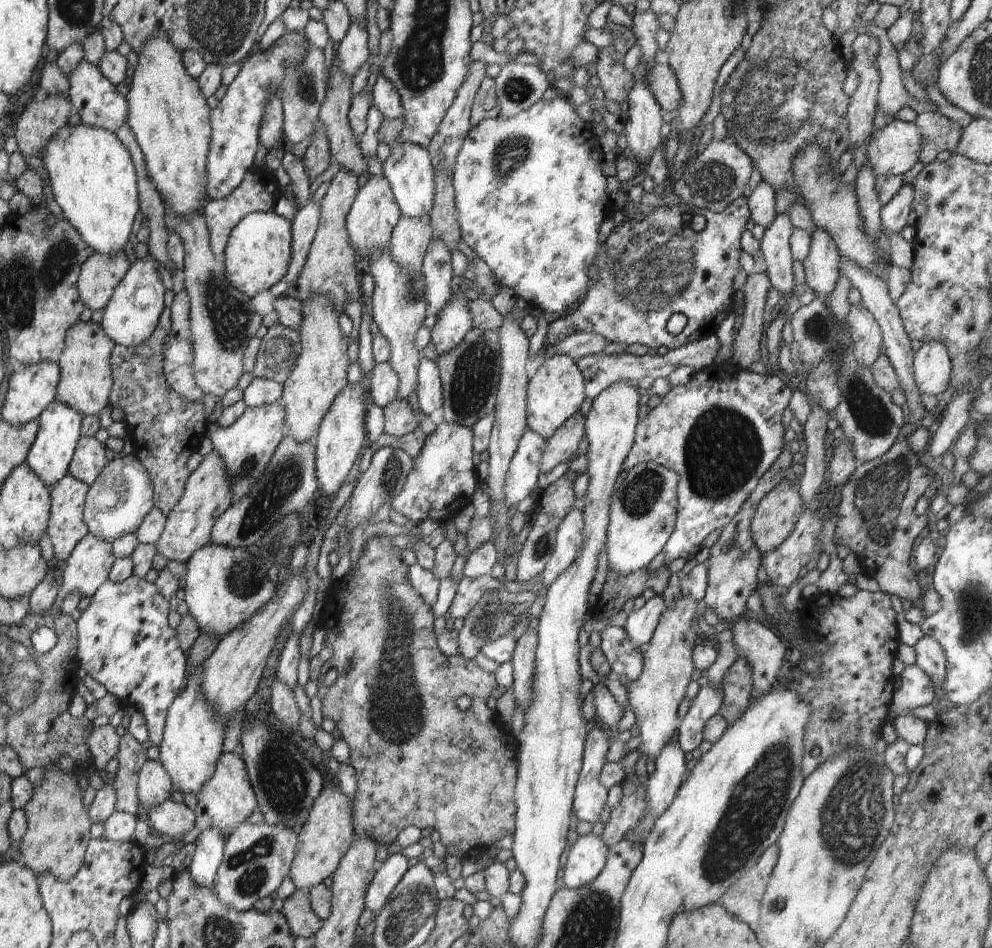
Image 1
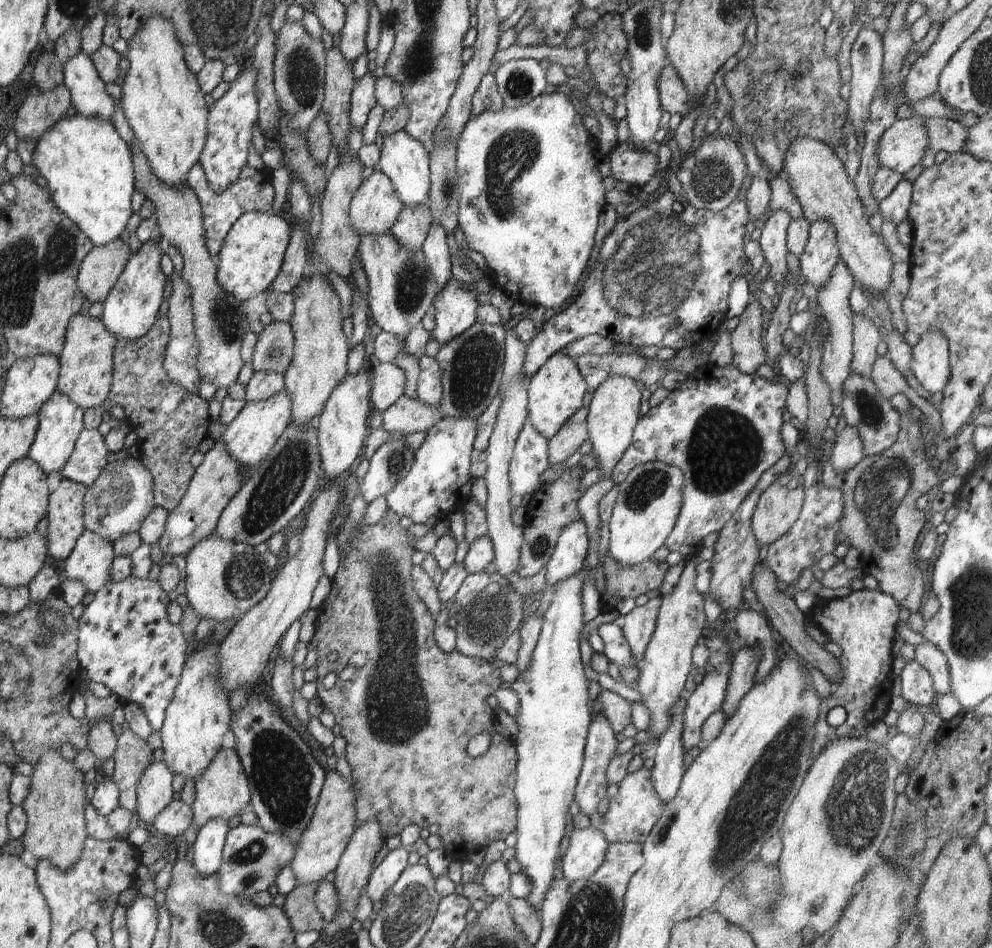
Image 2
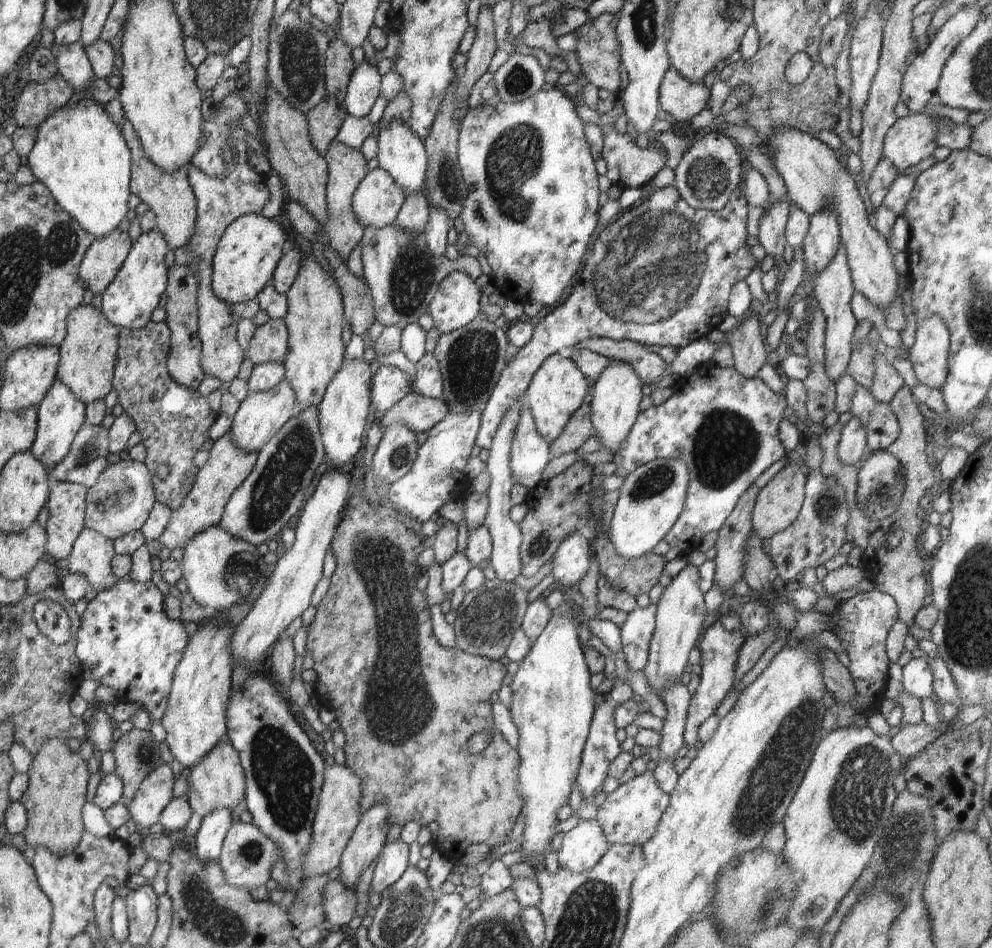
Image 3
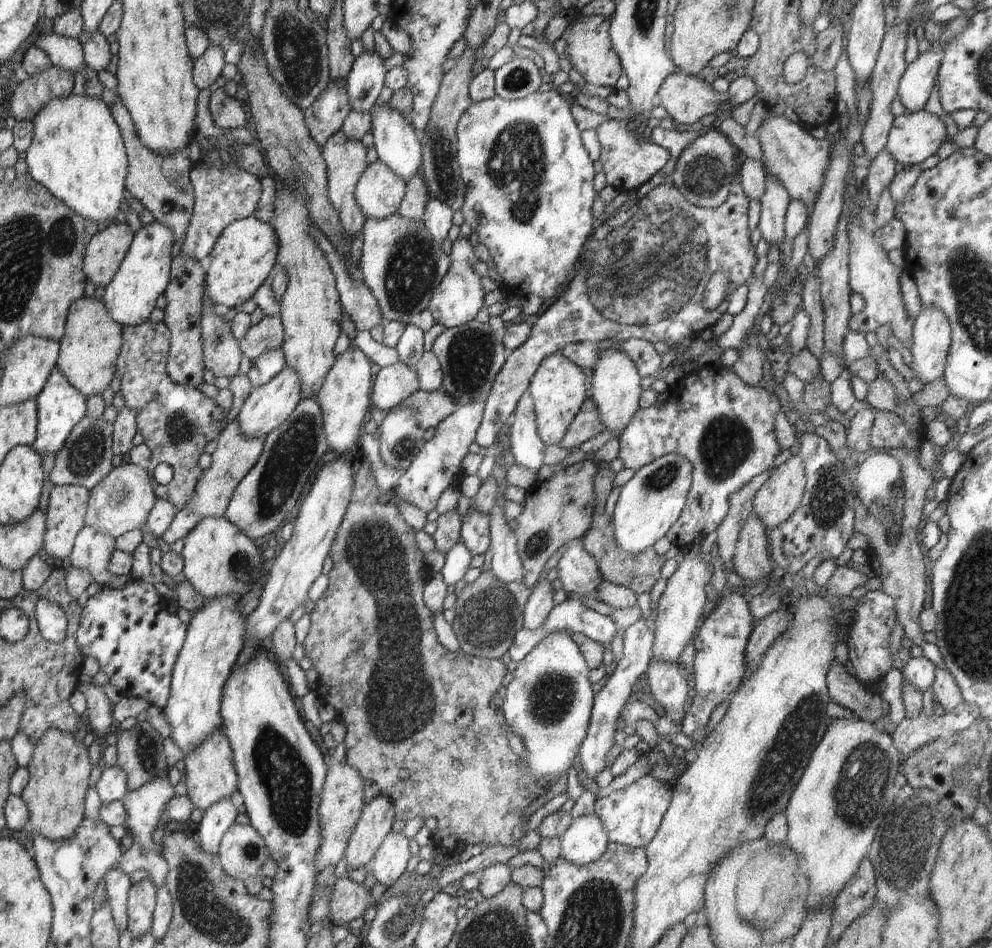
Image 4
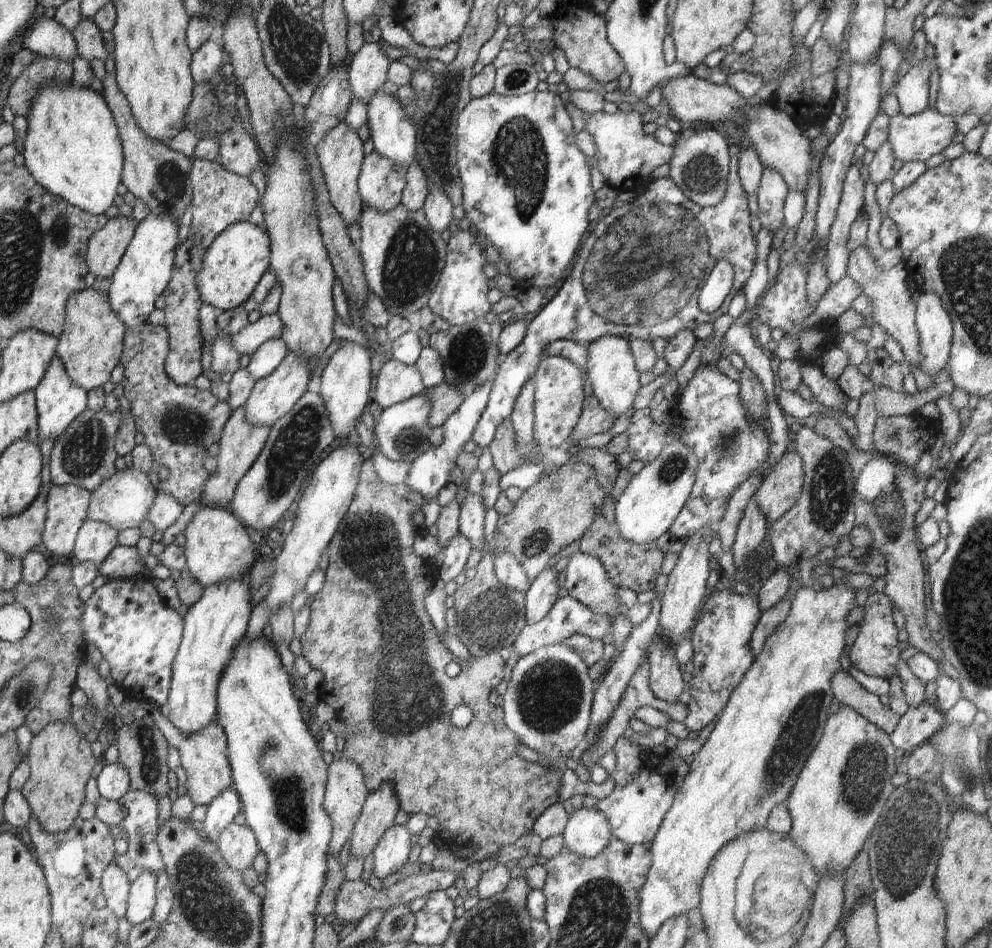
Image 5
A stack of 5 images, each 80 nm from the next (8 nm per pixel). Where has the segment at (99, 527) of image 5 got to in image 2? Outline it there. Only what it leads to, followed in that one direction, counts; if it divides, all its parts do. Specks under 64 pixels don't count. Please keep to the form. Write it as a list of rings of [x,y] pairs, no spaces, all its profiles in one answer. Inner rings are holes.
[[[85,529],[78,537],[70,556],[64,562],[64,572],[68,579],[80,580],[87,588],[87,592],[98,592],[105,584],[112,582],[111,566],[115,557],[111,542],[103,539],[100,535]]]

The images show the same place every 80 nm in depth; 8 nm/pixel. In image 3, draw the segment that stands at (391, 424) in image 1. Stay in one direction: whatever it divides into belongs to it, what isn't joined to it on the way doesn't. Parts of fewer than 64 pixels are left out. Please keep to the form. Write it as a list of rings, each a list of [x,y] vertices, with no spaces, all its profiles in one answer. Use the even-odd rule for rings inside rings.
[[[412,390],[392,408],[381,414],[378,422],[384,428],[400,421],[415,433],[428,432],[448,414],[450,414],[448,405],[441,398],[428,398]]]

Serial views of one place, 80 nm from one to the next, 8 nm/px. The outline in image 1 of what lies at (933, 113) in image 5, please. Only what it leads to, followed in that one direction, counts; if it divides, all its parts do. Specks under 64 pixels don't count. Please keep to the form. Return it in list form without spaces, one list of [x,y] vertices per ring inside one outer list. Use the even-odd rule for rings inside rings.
[[[894,118],[888,126],[872,134],[870,142],[867,142],[868,164],[874,169],[876,177],[906,174],[918,162],[922,143],[923,138],[915,122],[909,123]]]

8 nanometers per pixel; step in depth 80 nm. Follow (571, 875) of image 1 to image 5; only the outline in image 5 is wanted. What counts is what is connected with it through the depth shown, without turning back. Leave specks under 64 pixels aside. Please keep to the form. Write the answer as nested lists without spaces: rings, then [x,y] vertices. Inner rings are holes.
[[[582,807],[569,815],[563,844],[578,856],[587,859],[598,856],[612,837],[607,816],[594,807]]]

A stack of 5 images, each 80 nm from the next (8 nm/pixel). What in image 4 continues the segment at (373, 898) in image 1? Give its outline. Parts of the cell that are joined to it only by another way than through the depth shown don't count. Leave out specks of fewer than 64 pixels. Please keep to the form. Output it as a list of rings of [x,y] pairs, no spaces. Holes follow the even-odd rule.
[[[402,831],[386,835],[371,862],[376,882],[384,884],[387,888],[391,887],[407,870],[407,864],[412,857],[408,842],[409,838],[406,838]]]

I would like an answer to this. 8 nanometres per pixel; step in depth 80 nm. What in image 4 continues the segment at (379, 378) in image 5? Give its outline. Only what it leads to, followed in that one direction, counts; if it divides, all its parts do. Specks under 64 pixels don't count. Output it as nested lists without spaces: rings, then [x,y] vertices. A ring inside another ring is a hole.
[[[400,362],[382,367],[371,390],[373,410],[379,415],[393,409],[418,390],[419,378],[414,368]]]

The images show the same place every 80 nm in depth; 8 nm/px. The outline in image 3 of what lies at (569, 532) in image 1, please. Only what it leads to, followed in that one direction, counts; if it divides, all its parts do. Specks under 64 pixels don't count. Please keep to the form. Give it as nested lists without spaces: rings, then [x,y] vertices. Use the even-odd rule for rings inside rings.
[[[573,530],[556,549],[553,556],[553,570],[556,582],[564,586],[578,586],[586,576],[591,560],[589,539],[584,531]]]

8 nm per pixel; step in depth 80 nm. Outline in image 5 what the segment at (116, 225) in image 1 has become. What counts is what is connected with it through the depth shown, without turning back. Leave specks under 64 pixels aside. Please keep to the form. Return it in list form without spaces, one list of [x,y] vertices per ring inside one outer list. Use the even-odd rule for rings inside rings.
[[[71,82],[46,83],[37,90],[31,102],[26,116],[28,130],[23,140],[25,167],[52,194],[84,212],[104,215],[118,195],[116,188],[121,182],[124,164],[119,128],[104,97],[84,85],[76,87]]]

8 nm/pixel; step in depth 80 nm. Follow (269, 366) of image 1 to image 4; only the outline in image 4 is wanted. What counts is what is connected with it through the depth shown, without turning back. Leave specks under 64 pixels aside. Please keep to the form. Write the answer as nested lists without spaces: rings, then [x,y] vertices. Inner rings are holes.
[[[264,315],[260,322],[249,328],[247,335],[239,342],[243,356],[251,361],[267,350],[280,349],[284,338],[281,318],[276,315]]]

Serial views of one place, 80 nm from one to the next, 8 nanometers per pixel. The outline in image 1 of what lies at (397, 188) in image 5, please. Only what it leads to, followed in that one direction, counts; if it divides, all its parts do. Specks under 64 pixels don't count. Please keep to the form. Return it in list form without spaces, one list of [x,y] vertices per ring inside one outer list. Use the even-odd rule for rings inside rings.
[[[371,175],[364,187],[359,188],[353,200],[345,223],[352,246],[358,256],[369,260],[369,254],[374,249],[388,248],[391,242],[392,231],[400,218],[402,211],[394,198],[390,183],[382,176]]]

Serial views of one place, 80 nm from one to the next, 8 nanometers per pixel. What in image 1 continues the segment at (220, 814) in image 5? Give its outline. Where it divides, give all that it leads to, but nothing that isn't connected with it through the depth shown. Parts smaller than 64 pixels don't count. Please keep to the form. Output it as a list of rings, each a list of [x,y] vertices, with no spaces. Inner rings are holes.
[[[208,829],[192,839],[196,849],[187,871],[197,885],[213,887],[218,867],[223,861],[226,837],[220,829]]]

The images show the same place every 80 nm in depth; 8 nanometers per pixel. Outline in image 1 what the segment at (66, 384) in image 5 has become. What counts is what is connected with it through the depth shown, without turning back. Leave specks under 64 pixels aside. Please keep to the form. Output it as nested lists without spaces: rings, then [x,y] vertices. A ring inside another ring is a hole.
[[[54,400],[37,418],[39,431],[34,439],[34,444],[28,451],[25,463],[40,477],[40,480],[43,480],[46,486],[58,483],[61,478],[67,475],[77,442],[82,435],[81,422],[83,417],[71,406],[62,401]]]

